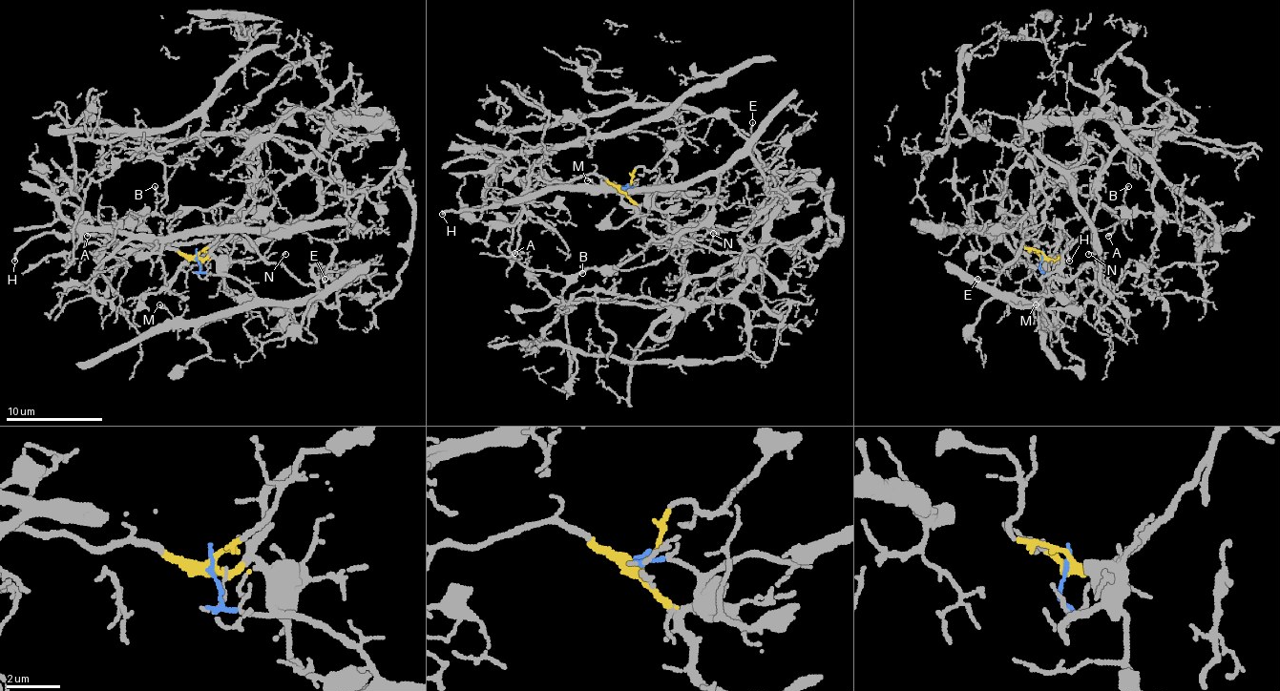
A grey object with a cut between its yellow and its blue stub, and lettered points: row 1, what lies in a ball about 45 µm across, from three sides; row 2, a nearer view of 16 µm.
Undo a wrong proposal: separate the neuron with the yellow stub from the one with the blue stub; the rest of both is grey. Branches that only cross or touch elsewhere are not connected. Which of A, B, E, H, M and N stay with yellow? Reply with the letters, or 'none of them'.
A, B, H, N

